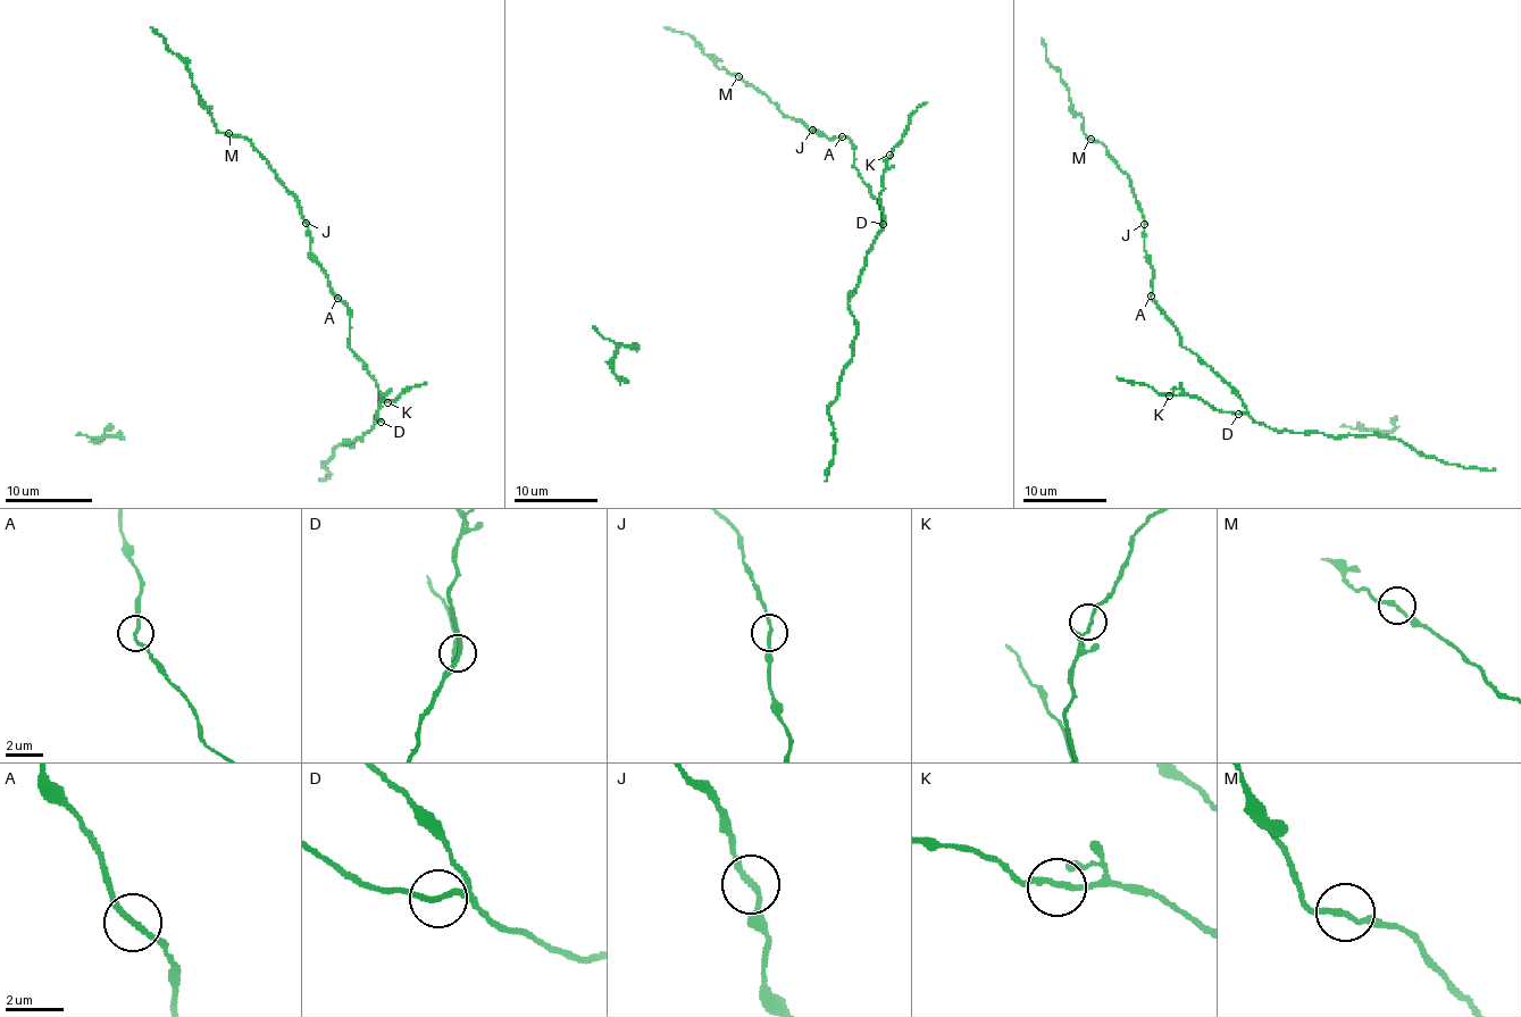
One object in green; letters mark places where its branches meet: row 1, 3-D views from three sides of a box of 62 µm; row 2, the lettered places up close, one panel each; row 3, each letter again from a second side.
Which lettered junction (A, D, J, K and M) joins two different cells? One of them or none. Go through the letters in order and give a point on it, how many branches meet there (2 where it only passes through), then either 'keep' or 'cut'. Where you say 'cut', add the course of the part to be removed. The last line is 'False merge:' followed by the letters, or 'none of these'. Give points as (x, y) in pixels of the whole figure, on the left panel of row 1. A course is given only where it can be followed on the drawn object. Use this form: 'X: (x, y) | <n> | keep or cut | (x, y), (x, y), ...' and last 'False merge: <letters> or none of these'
A: (337, 298) | 2 | keep
D: (381, 422) | 2 | keep
J: (306, 223) | 2 | keep
K: (387, 402) | 2 | keep
M: (228, 133) | 2 | keep
False merge: none of these

